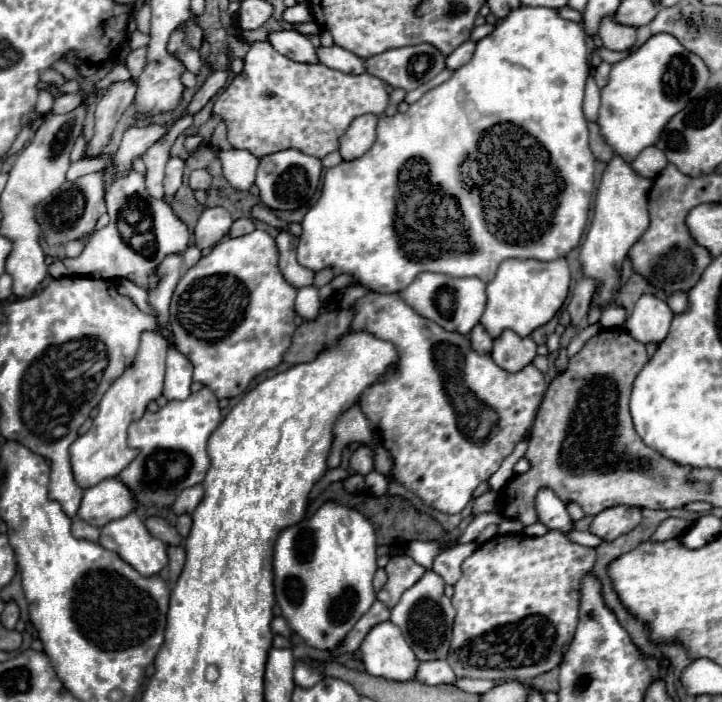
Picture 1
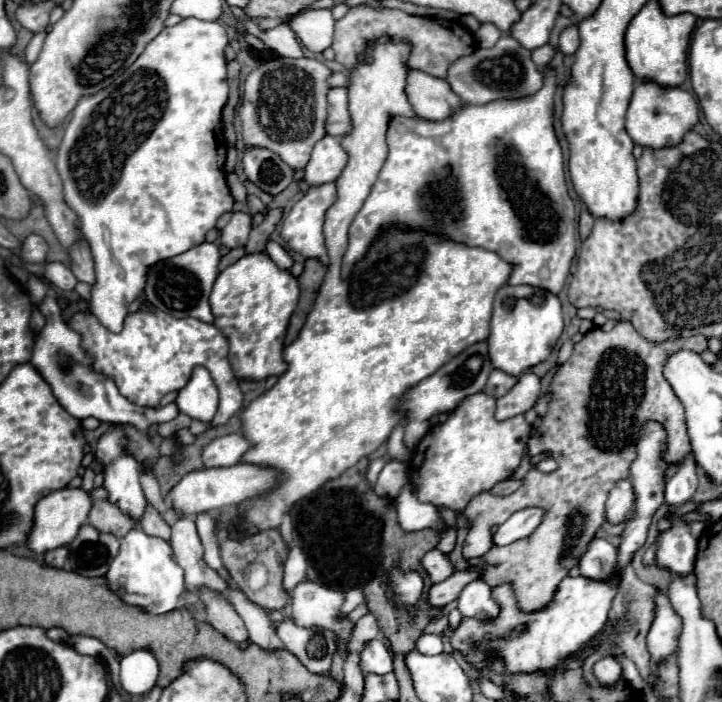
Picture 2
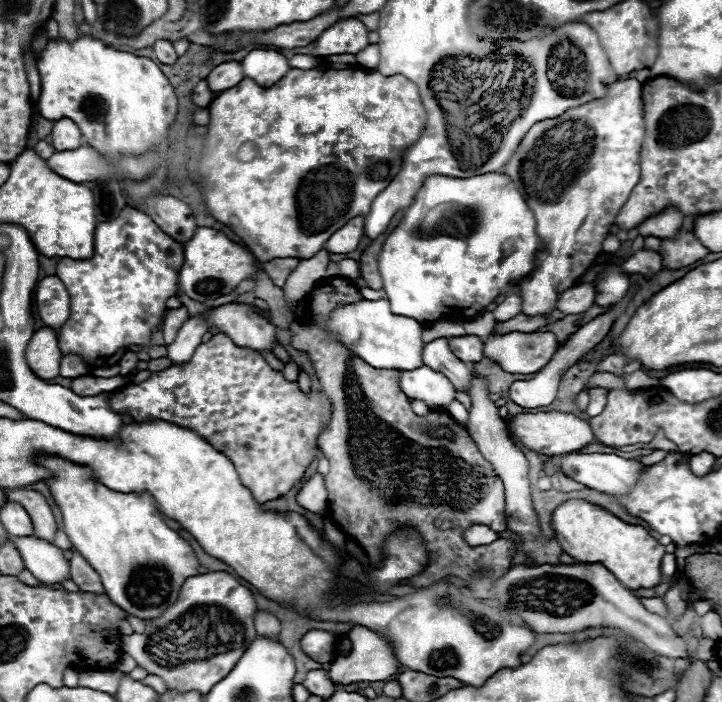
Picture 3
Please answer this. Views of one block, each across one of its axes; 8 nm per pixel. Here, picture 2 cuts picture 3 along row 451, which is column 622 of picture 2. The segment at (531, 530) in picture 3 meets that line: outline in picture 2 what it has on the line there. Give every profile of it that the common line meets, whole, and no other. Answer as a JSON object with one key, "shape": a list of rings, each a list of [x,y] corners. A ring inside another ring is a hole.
{"shape":[[[620,480],[616,486],[610,490],[610,496],[606,500],[606,518],[612,524],[624,522],[632,510],[634,504],[634,490],[630,480]]]}

